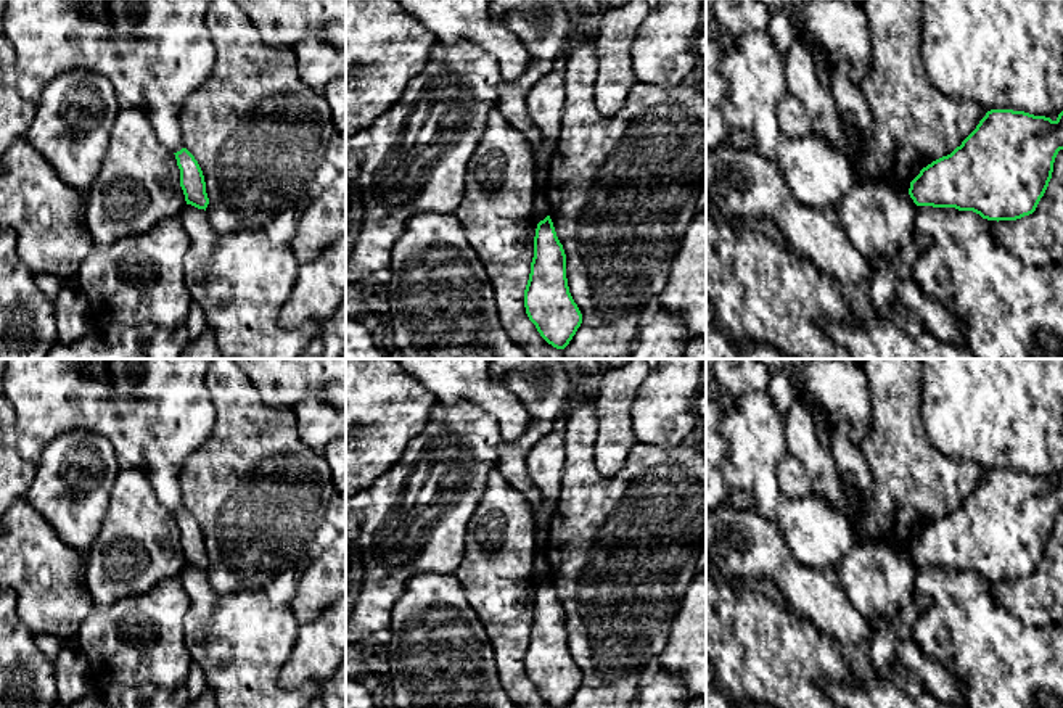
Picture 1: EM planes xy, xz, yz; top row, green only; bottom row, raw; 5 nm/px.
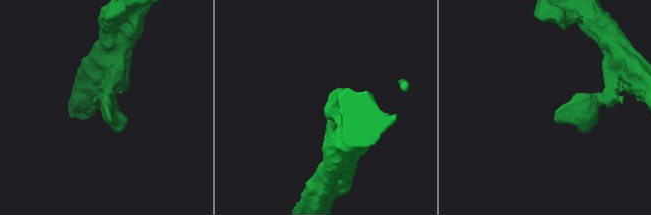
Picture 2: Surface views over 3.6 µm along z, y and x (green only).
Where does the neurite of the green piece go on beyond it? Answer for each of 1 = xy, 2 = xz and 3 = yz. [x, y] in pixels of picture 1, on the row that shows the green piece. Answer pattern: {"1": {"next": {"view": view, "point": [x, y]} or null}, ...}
{"1": {"next": null}, "2": {"next": null}, "3": {"next": null}}

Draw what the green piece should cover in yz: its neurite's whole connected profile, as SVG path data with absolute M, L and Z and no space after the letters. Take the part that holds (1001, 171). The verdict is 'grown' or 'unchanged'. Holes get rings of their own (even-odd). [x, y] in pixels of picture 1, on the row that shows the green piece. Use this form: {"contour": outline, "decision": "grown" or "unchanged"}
{"contour": "M991 109L960 146L920 171L910 182L909 195L917 206L973 211L983 219L997 222L1016 220L1036 211L1052 179L1053 163L1060 150L1063 150L1063 111L1052 121L1024 111Z", "decision": "unchanged"}

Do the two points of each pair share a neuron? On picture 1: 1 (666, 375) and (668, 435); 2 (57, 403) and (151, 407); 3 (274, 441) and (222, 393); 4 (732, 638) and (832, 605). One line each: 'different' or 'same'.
1: same
2: same
3: same
4: different

